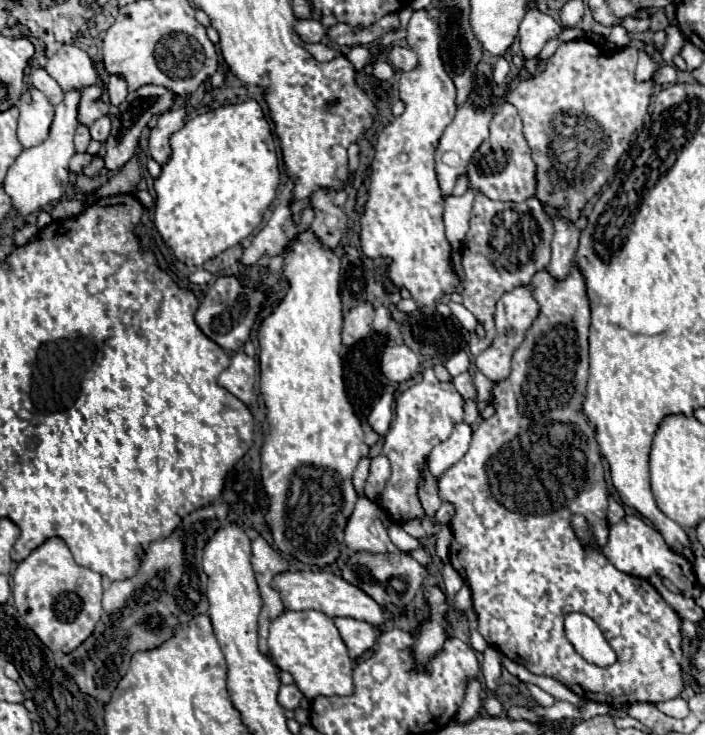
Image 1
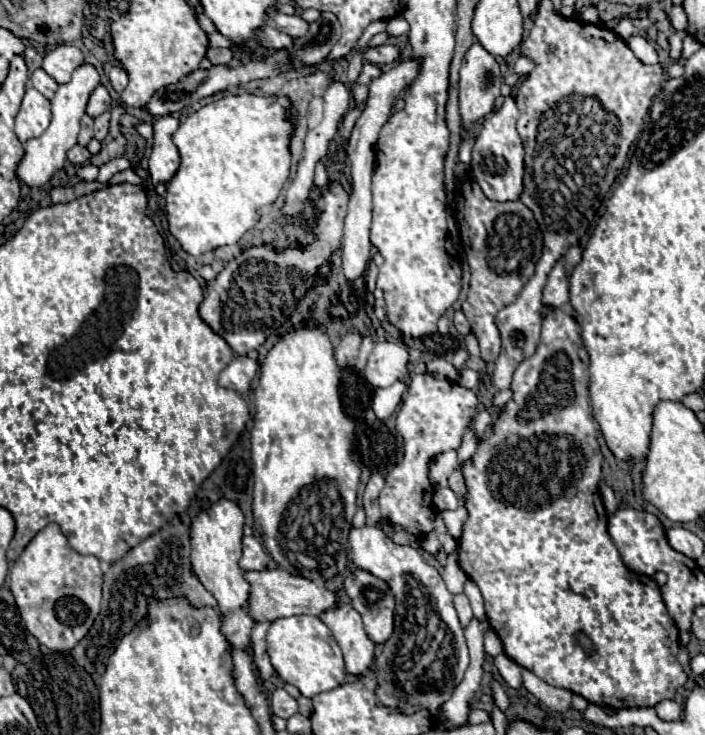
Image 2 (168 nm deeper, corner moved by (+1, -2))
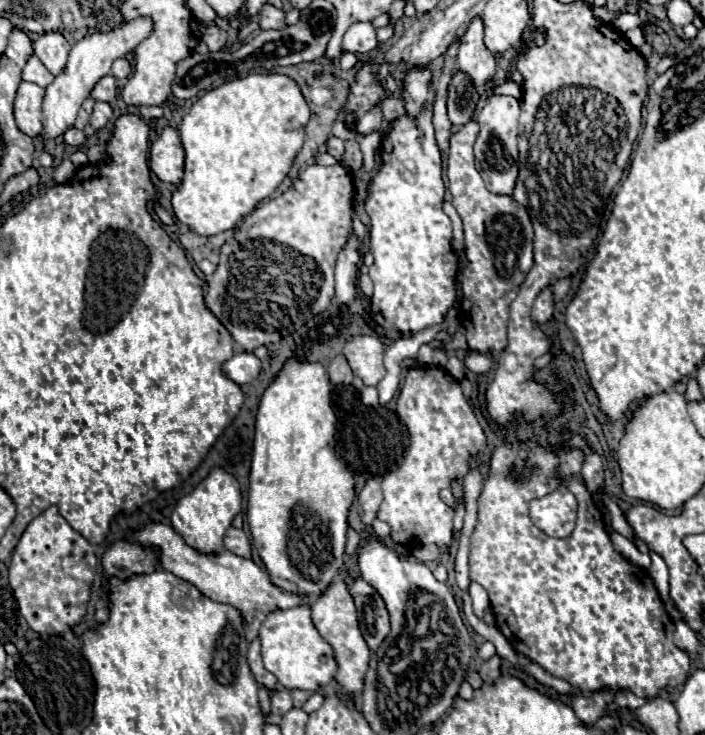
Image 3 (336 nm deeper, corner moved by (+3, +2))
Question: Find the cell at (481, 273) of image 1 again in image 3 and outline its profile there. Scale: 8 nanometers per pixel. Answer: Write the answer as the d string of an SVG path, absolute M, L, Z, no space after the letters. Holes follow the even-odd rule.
M468 122L462 126L460 132L452 134L450 138L450 158L448 158L448 190L452 192L452 204L458 210L462 218L464 232L464 252L467 258L466 268L462 272L462 312L466 314L466 340L472 352L480 354L492 354L492 352L502 352L506 348L506 324L508 324L508 308L510 302L516 298L520 284L524 282L528 270L532 268L532 222L528 216L528 210L518 204L512 196L498 196L486 190L482 176L474 168L474 154L472 154L472 144L478 136L478 124Z

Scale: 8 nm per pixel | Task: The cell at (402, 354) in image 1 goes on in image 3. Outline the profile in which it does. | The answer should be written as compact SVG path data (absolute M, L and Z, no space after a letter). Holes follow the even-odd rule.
M354 336L352 340L348 340L348 344L344 346L344 356L348 356L348 364L352 368L352 372L356 376L362 378L362 382L366 386L376 386L384 376L386 376L386 368L384 368L384 344L380 342L378 336Z

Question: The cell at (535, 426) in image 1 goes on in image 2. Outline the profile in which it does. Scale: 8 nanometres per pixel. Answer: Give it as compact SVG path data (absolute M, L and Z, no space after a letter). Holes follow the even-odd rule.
M548 308L548 314L542 322L540 346L538 346L534 356L526 358L516 368L514 380L512 380L512 390L514 390L514 396L504 406L500 418L496 420L496 424L492 428L492 436L482 440L476 448L476 454L464 464L464 476L466 476L466 488L468 488L468 500L466 500L468 522L464 524L464 532L460 538L460 566L478 584L478 588L484 596L484 606L486 606L486 616L488 616L490 626L494 628L494 632L502 640L502 646L504 646L504 652L508 658L512 658L522 668L528 668L530 672L534 672L538 678L542 678L550 686L566 688L574 694L584 696L592 704L610 706L610 708L620 710L620 708L634 708L634 706L656 706L662 700L674 698L678 686L684 686L688 682L688 674L684 672L682 664L678 662L678 652L680 652L678 628L676 628L674 620L670 618L670 614L666 612L666 606L664 606L664 600L660 596L660 588L658 588L656 580L652 582L646 576L640 578L638 574L630 572L630 568L626 568L622 564L622 558L618 556L618 548L614 546L614 542L608 534L608 526L606 526L608 514L604 514L602 502L594 504L594 510L596 510L594 514L572 514L572 510L570 510L570 498L574 498L574 494L576 494L576 484L582 476L582 468L596 452L600 452L598 438L596 438L598 424L594 422L594 418L590 414L590 404L588 404L588 354L582 346L580 326L578 326L574 316L562 312L560 308ZM494 436L506 436L506 438L498 446L494 444L494 448L490 450L490 440ZM578 632L584 632L586 638L590 638L592 652L586 652L578 644L578 638L576 638Z

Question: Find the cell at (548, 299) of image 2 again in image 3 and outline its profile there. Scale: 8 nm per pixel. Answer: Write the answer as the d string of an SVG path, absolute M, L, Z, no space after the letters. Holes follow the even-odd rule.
M548 286L538 294L538 298L534 302L534 310L532 310L534 322L538 322L538 324L548 322L554 314L554 304L556 304L554 302L554 286Z

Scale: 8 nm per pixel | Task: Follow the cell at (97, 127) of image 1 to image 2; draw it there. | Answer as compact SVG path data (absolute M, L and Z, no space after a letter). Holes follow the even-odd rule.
M104 112L104 114L96 116L94 118L94 138L102 142L108 134L108 126L110 126L110 112Z

